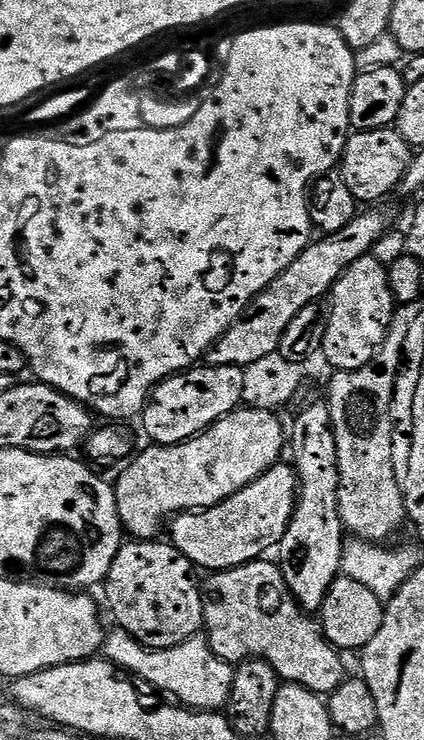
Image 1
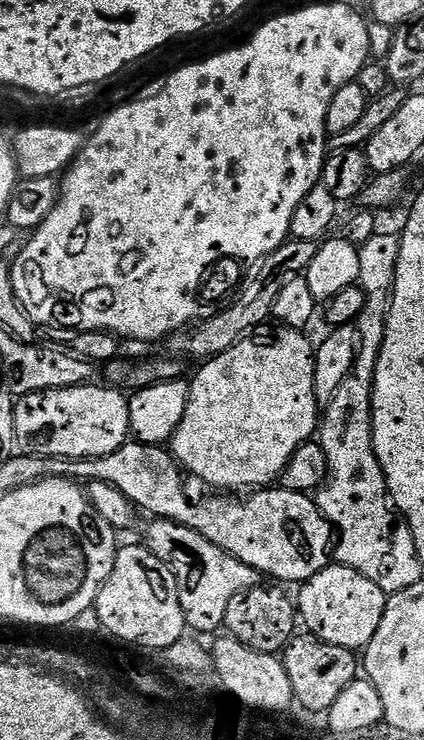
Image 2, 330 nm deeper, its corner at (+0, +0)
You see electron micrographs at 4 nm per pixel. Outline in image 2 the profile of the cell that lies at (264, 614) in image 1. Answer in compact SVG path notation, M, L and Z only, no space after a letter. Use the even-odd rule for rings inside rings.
M159 518L153 519L151 523L146 546L155 556L162 558L166 566L172 568L188 628L196 632L219 633L224 628L226 606L230 606L230 598L261 583L261 573L255 572L253 568L246 566L246 562L234 558L226 550L214 546L214 542L202 538L202 534L184 528L181 524Z

